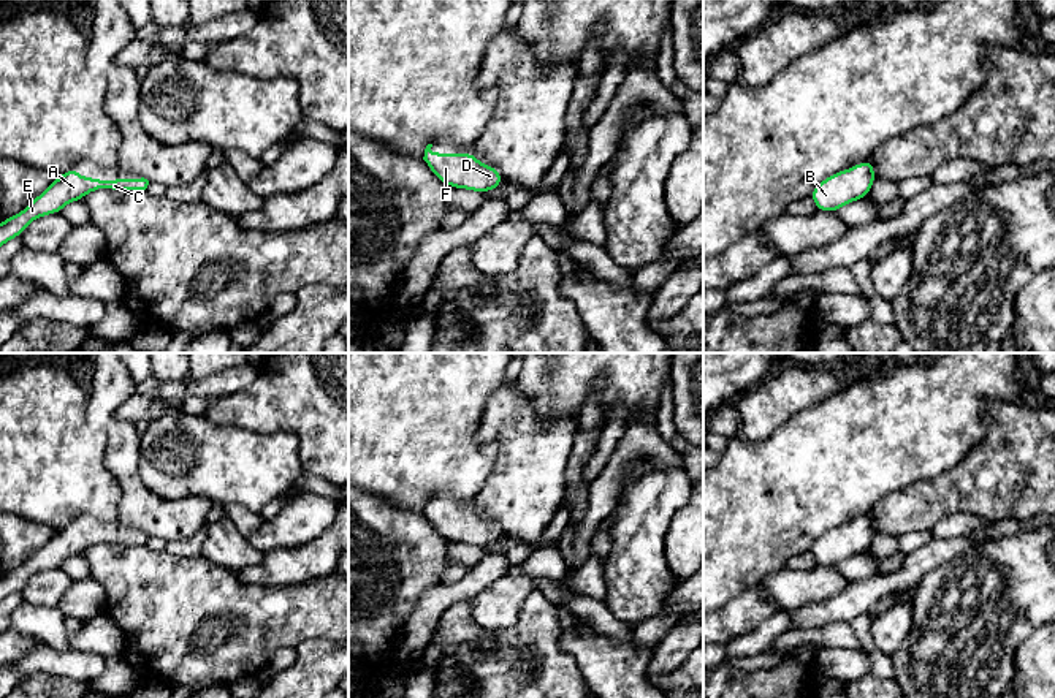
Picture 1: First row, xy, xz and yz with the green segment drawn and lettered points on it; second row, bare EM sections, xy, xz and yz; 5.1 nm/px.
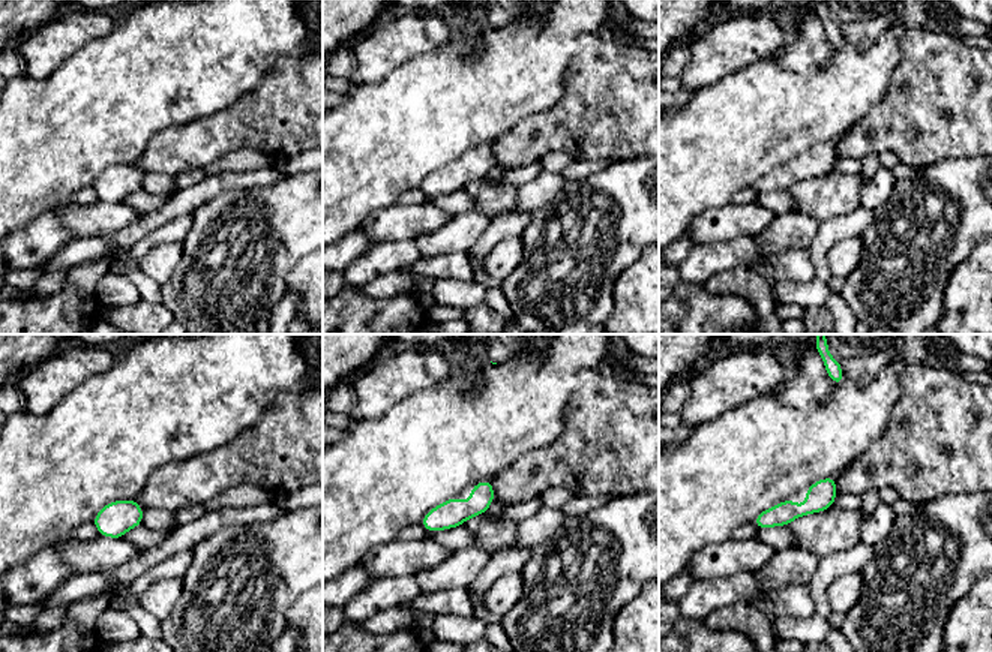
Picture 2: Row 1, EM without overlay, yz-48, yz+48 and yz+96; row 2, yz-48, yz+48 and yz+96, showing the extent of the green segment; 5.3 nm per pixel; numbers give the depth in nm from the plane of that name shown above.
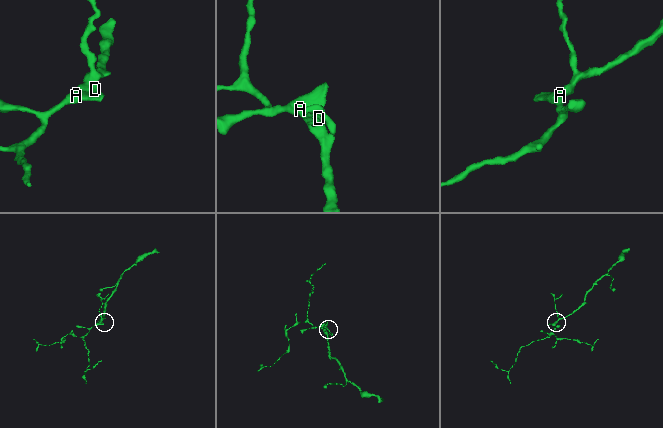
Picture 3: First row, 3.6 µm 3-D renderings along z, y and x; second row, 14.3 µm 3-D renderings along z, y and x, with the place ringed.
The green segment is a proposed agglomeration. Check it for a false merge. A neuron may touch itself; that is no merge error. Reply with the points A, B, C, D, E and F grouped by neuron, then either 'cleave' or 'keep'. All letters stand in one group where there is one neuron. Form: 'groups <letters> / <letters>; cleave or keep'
groups A B C D E F; keep

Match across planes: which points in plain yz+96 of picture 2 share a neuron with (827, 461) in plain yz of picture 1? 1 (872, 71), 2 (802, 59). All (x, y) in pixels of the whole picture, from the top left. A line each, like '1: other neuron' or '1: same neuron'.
1: same neuron
2: other neuron

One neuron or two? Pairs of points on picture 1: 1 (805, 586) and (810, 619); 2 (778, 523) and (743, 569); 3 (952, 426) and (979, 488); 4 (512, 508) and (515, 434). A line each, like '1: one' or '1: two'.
1: two
2: one
3: two
4: one

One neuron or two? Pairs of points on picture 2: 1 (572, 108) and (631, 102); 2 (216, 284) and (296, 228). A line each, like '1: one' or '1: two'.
1: one
2: one

